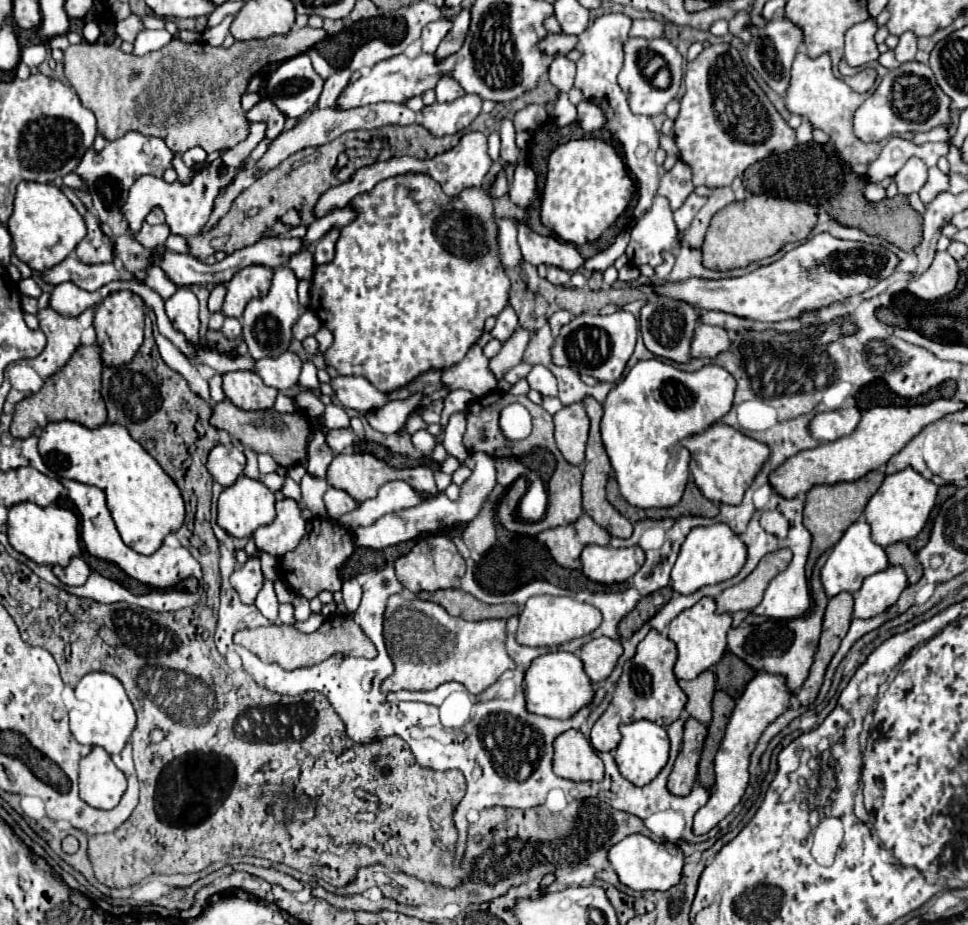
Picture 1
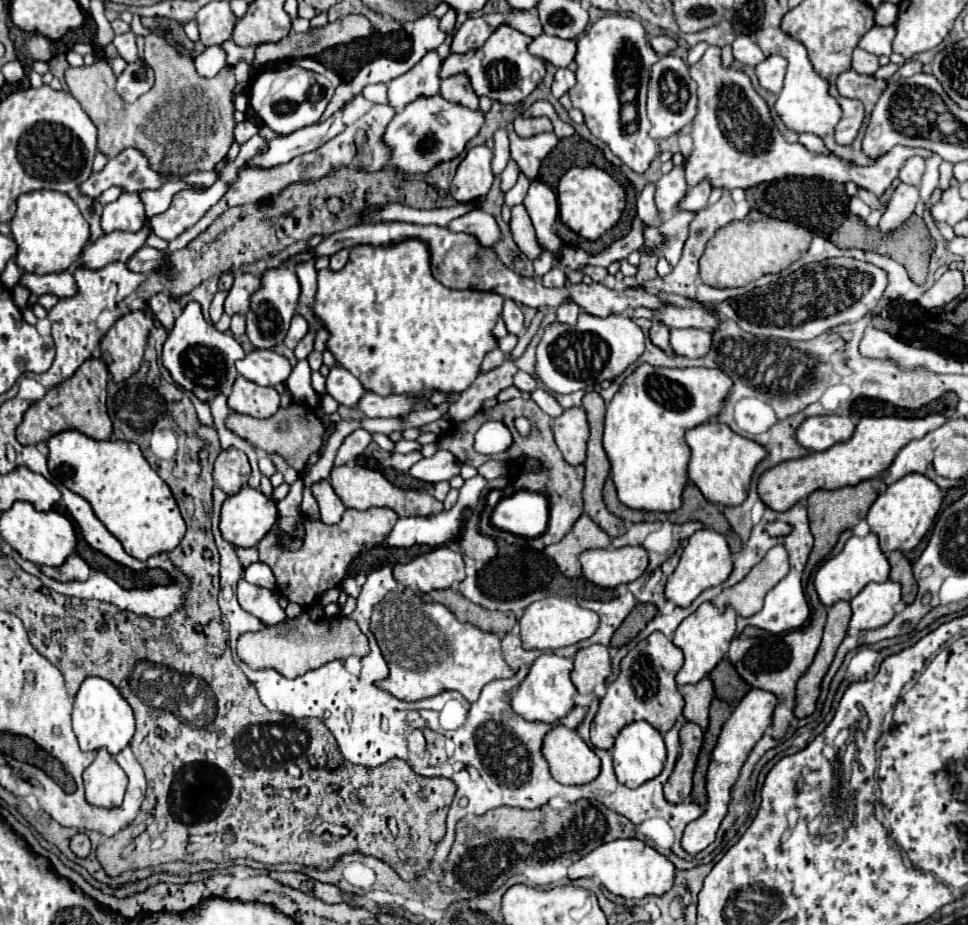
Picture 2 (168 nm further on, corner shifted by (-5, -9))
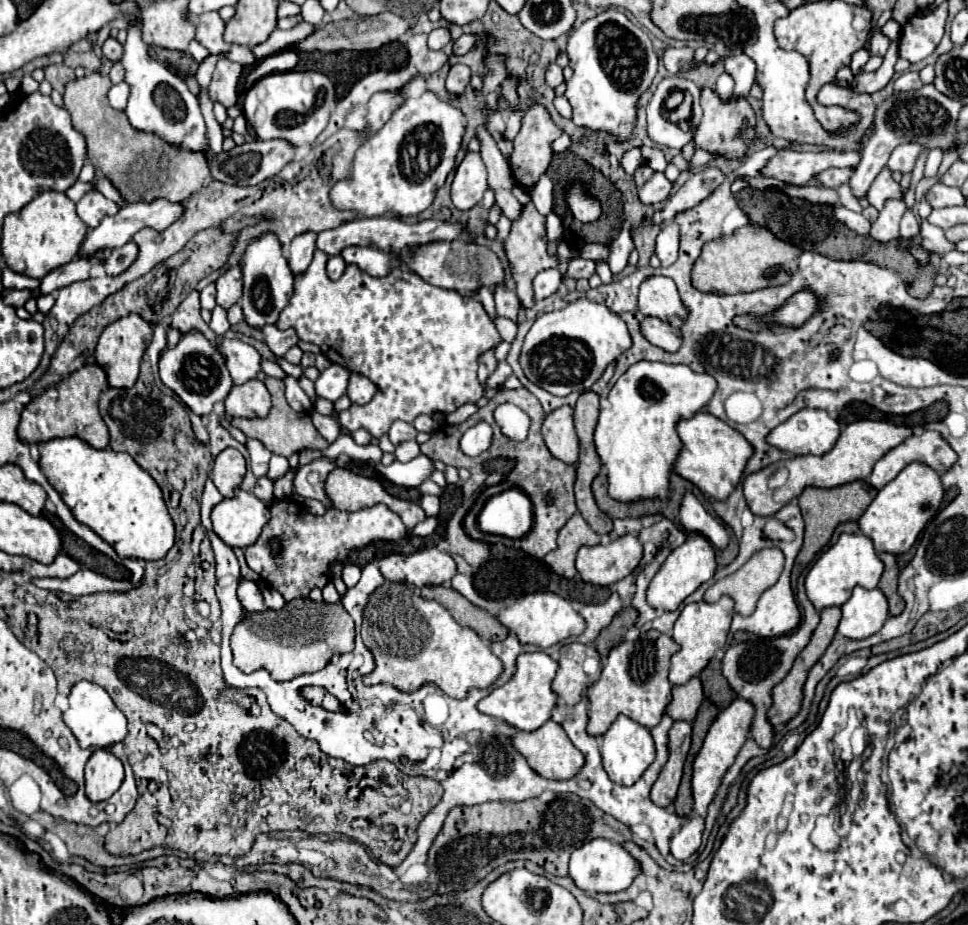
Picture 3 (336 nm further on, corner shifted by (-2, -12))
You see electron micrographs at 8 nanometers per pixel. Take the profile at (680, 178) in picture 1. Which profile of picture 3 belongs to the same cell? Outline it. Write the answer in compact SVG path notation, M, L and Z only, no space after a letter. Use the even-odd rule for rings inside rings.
M655 172L655 176L639 190L639 198L643 204L659 204L669 198L673 182L667 180L663 172Z

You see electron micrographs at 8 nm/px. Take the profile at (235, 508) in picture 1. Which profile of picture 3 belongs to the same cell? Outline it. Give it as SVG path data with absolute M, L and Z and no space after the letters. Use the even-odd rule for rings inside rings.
M241 488L235 490L233 498L221 500L211 512L215 534L231 548L251 546L269 518L267 504Z

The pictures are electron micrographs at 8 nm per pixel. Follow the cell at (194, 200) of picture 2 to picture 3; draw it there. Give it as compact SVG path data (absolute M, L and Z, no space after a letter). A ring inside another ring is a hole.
M157 198L151 204L147 202L137 202L137 204L129 204L123 206L115 216L103 218L103 222L85 238L85 242L81 244L81 254L93 254L97 250L113 250L119 248L123 244L127 244L135 232L139 232L143 226L149 226L157 232L163 232L165 228L169 228L175 220L179 220L185 214L185 206L183 202L169 202L165 198Z

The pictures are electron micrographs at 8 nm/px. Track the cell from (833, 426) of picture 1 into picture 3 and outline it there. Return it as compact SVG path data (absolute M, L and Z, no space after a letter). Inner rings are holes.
M803 408L793 414L787 422L779 424L767 436L771 446L785 450L793 456L801 454L827 454L841 434L839 422L833 420L825 410Z

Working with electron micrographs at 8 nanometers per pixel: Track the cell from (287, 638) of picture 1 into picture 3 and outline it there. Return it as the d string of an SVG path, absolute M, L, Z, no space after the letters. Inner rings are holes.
M297 598L297 602L287 602L285 610L265 610L261 614L245 614L235 626L231 636L233 664L251 674L259 668L267 670L273 680L285 682L299 674L317 672L325 668L333 654L347 654L355 648L355 628L353 618L345 608L337 604L317 604Z

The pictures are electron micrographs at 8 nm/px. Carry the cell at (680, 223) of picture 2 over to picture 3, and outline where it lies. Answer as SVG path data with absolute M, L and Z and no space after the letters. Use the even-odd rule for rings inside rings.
M669 222L655 240L655 254L661 260L661 266L671 266L677 260L679 250L679 226L677 222Z

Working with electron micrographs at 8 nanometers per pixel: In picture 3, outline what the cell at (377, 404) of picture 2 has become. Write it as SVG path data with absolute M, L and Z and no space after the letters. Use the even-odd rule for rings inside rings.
M351 374L349 380L349 398L353 404L367 404L371 402L371 398L375 396L377 388L373 386L373 382L369 382L369 378L361 378L361 374Z

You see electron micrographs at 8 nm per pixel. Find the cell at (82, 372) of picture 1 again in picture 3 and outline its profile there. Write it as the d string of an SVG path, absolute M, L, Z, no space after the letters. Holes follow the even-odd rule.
M89 364L89 366L75 370L71 376L63 378L59 384L45 390L41 396L35 396L25 406L21 414L21 424L17 430L19 440L25 444L39 444L39 442L53 440L53 438L77 436L93 448L105 448L109 444L109 432L97 408L103 386L107 386L107 376L101 366Z

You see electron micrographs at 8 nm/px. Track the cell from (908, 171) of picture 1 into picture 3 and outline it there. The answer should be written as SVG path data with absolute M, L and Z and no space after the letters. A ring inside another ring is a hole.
M901 144L901 146L897 146L897 150L893 150L887 166L891 172L901 172L901 174L913 172L915 162L921 152L923 152L923 148L917 144Z

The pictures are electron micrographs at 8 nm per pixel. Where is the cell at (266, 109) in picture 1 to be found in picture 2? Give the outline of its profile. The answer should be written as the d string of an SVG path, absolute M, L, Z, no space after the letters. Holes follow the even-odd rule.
M242 121L242 123L238 123L236 129L234 129L234 137L236 137L238 143L248 141L248 139L250 139L252 135L256 135L256 133L258 133L258 127L256 127L254 123L250 123L250 121Z

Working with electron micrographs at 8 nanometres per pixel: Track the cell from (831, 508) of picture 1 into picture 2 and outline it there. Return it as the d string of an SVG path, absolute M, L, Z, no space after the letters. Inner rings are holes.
M868 479L862 481L858 485L852 487L842 487L836 491L826 491L826 489L816 489L812 495L808 495L808 517L810 517L810 531L814 535L814 547L806 565L806 577L810 575L810 571L832 551L832 547L836 545L840 533L844 529L854 527L860 519L866 517L870 505L876 501L876 497L886 489L884 481L880 479Z

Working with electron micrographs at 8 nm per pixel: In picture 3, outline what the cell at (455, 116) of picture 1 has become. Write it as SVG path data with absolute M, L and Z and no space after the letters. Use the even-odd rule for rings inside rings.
M423 92L417 98L407 98L401 108L397 108L391 120L373 134L355 154L351 178L337 182L331 190L331 202L337 208L355 210L363 216L413 216L423 212L435 198L435 190L445 184L447 174L455 168L455 154L461 148L461 138L467 128L467 118L459 108L441 100L435 92Z

